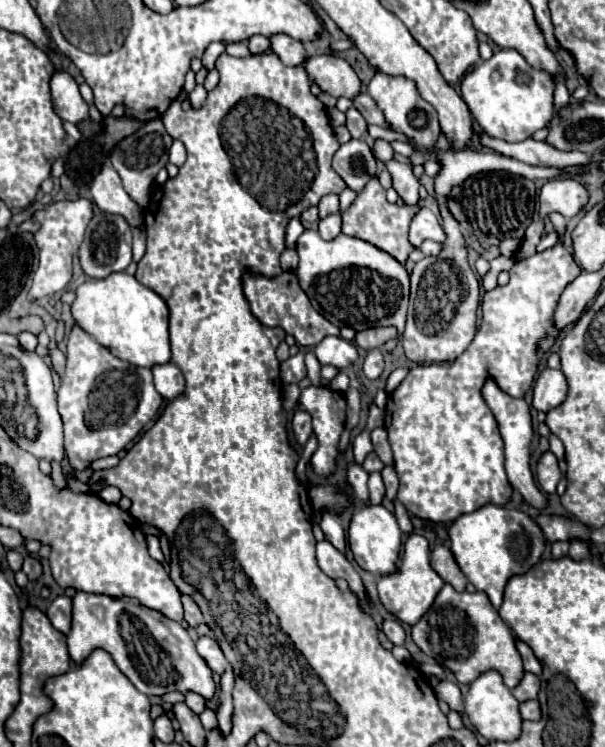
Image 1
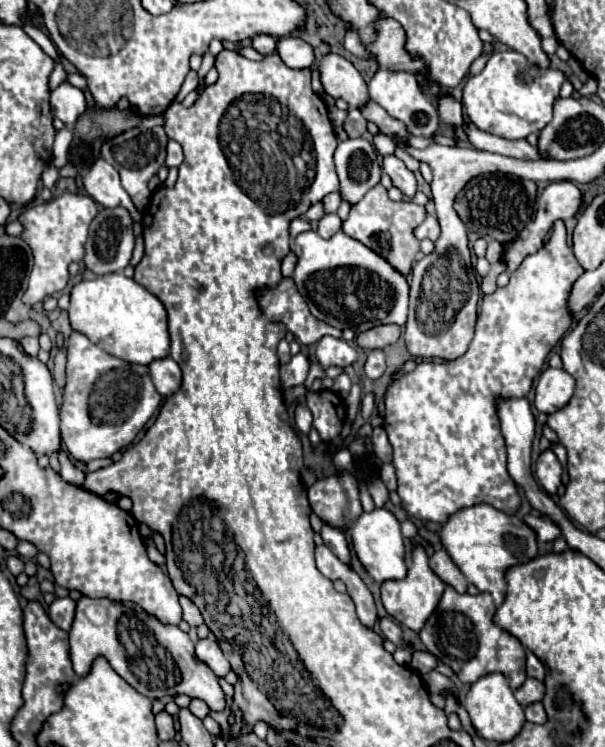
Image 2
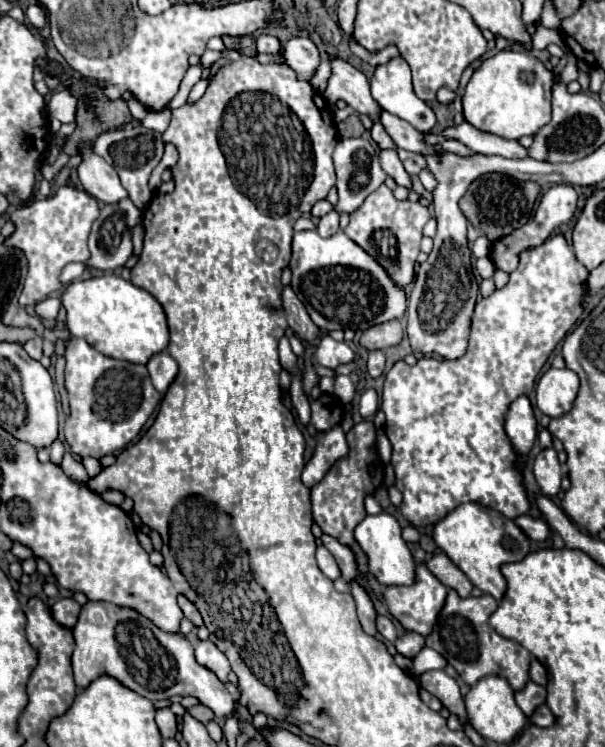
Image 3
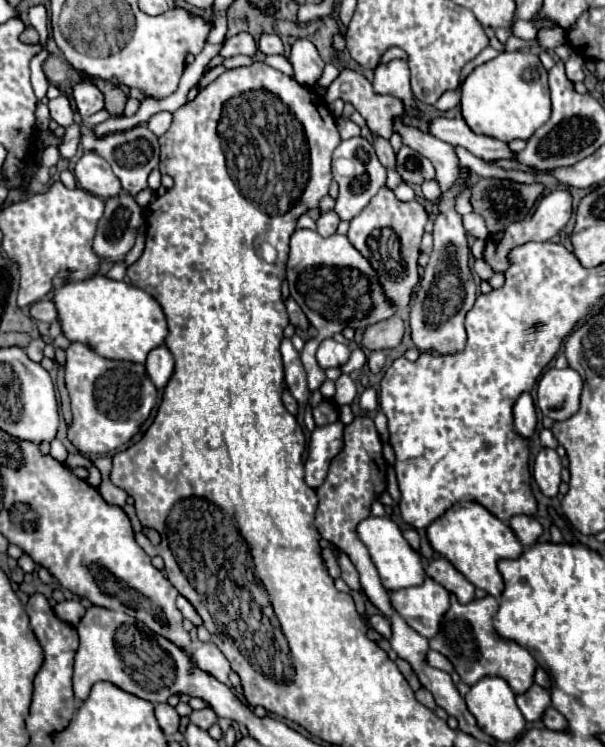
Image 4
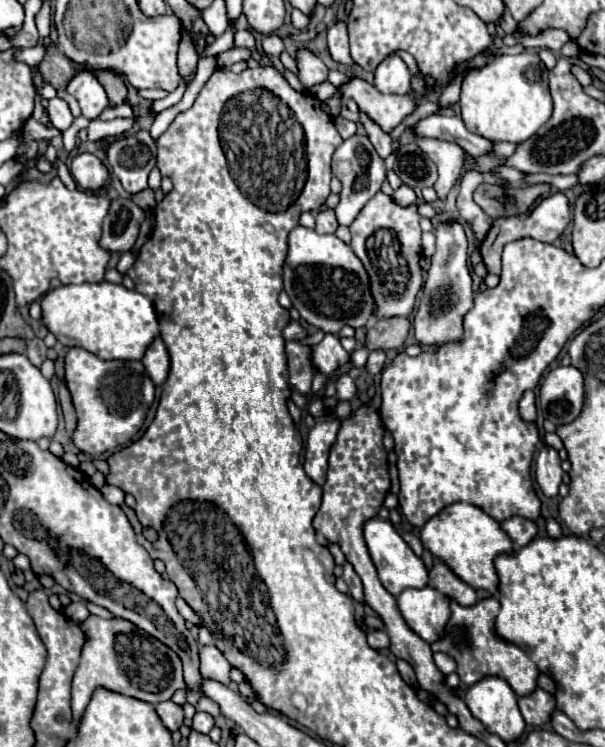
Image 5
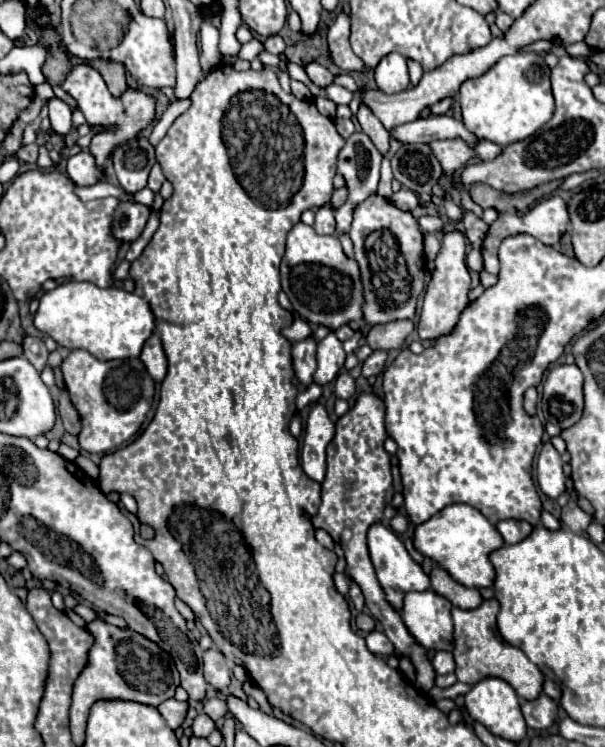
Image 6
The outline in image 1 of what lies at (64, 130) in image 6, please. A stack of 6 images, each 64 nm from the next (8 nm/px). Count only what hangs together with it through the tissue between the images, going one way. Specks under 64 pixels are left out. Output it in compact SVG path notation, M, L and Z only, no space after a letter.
M54 72L52 82L50 82L50 90L52 90L52 104L54 104L54 112L72 124L78 124L82 120L88 120L88 104L84 102L78 84L74 82L74 78L68 72Z

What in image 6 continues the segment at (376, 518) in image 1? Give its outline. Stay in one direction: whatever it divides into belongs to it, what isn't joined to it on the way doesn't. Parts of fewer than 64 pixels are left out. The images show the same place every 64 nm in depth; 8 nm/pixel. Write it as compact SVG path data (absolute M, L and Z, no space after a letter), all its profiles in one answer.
M376 522L370 526L368 530L368 550L370 550L370 558L378 576L378 582L384 590L386 602L398 612L402 614L402 600L406 592L424 592L430 588L430 578L424 574L424 570L420 568L420 564L416 564L410 554L406 552L404 544L398 540L398 536L384 524Z

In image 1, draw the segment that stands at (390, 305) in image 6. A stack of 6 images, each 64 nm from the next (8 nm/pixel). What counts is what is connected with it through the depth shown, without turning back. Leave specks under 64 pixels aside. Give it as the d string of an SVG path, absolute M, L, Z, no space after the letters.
M374 178L356 196L352 206L342 214L342 232L372 244L372 246L384 250L386 254L394 256L400 264L406 264L408 254L414 250L414 246L408 240L408 226L410 226L410 222L412 222L412 218L416 216L418 210L420 210L418 204L416 206L408 206L408 204L402 204L402 202L390 204L386 200L386 190L380 186L378 178Z

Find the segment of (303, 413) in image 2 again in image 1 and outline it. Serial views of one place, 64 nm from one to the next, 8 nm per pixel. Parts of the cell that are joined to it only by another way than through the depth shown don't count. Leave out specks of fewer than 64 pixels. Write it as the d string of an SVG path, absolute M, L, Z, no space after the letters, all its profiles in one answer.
M298 408L298 410L296 410L296 414L294 414L292 430L294 430L294 436L296 436L298 444L306 444L306 440L308 440L308 438L310 438L310 434L312 434L310 416L306 416L306 412L302 412L300 408Z

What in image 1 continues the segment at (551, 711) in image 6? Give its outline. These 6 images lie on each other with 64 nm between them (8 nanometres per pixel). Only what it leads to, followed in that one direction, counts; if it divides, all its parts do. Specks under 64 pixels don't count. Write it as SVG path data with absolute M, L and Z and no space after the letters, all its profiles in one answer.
M526 672L524 678L522 678L522 682L512 690L512 694L514 694L514 698L518 702L522 702L522 700L534 700L534 698L538 698L538 692L540 692L540 678L534 676L534 674L530 674L530 672Z

